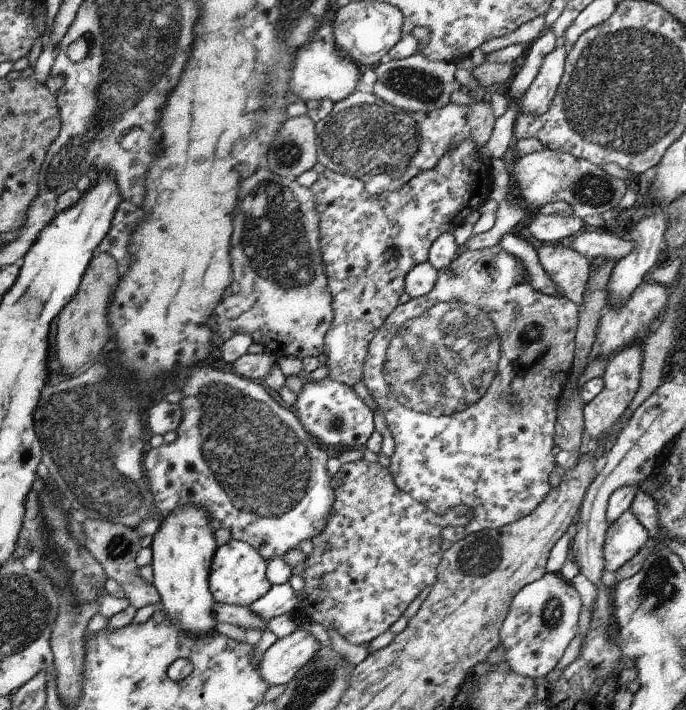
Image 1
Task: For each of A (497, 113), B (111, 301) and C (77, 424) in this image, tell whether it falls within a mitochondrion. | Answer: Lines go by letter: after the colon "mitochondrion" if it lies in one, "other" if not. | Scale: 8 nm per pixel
A: other
B: other
C: mitochondrion

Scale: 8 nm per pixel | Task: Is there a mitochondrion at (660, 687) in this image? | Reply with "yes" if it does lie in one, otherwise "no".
no

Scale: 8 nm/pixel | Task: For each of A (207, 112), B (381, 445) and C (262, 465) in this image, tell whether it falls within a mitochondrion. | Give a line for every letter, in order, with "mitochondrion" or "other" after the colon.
A: other
B: other
C: mitochondrion

